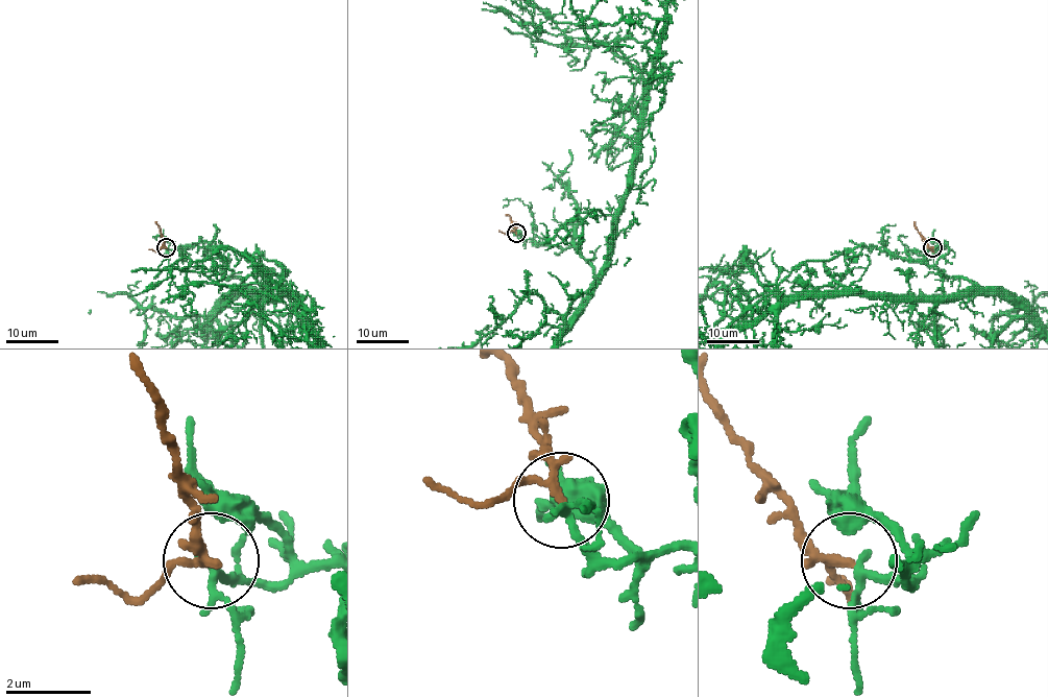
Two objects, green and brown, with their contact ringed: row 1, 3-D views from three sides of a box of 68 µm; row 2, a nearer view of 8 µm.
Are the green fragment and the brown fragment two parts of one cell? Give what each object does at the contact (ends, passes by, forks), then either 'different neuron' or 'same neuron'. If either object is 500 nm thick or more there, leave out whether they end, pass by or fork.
green passes by; brown passes by; same neuron

